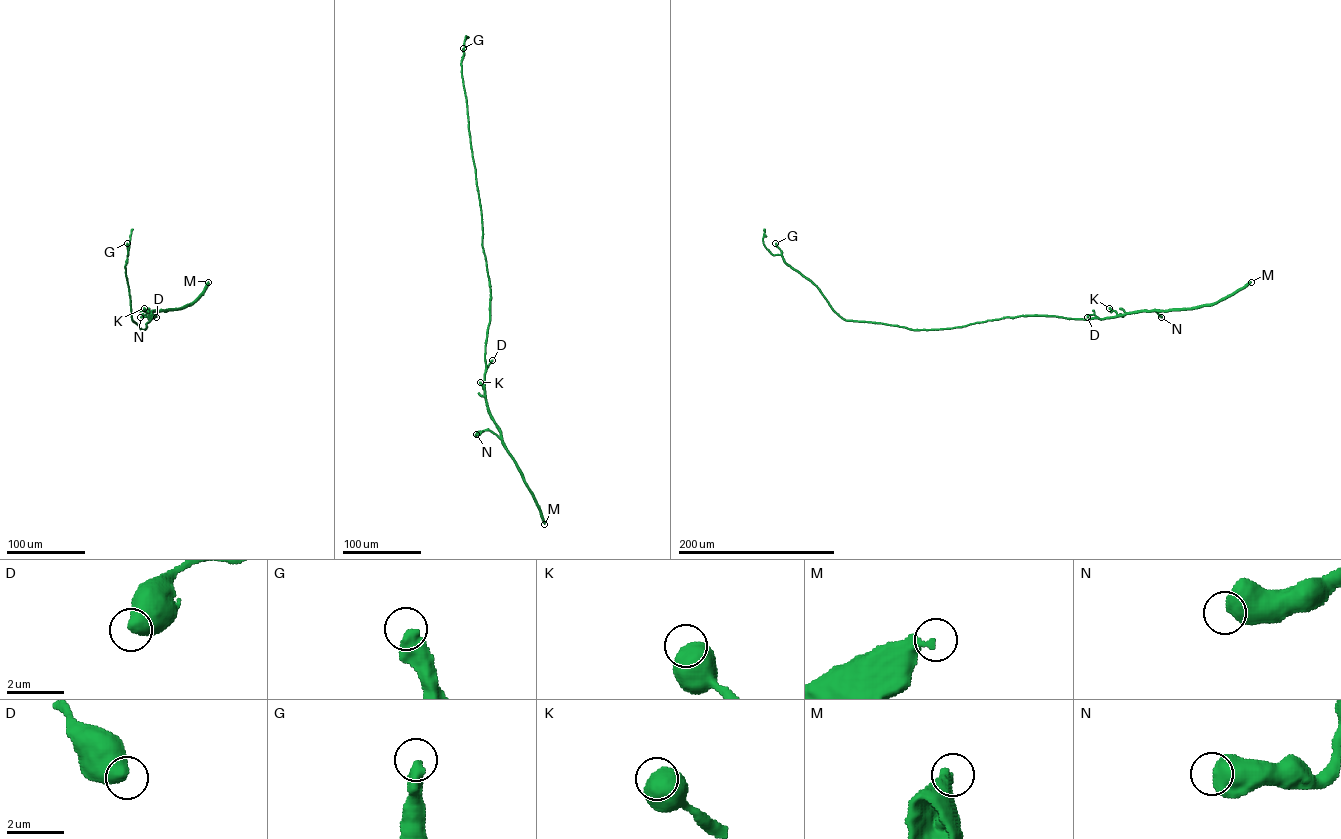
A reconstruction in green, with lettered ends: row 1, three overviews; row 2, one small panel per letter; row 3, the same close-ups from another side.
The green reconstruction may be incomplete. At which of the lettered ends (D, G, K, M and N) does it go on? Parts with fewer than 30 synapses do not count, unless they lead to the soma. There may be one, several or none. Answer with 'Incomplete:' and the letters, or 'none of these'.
Incomplete: none of these

